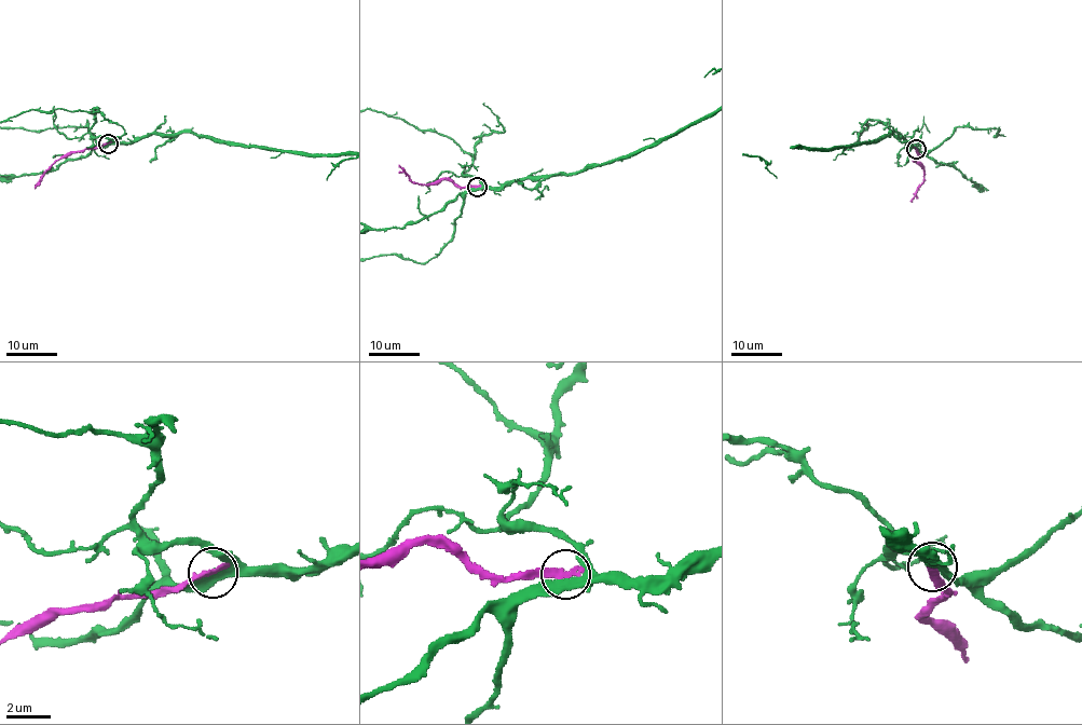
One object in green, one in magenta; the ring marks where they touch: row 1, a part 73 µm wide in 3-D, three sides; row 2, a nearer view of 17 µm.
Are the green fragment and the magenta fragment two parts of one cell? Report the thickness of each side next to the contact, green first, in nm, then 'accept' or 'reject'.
280/280 nm | reject

